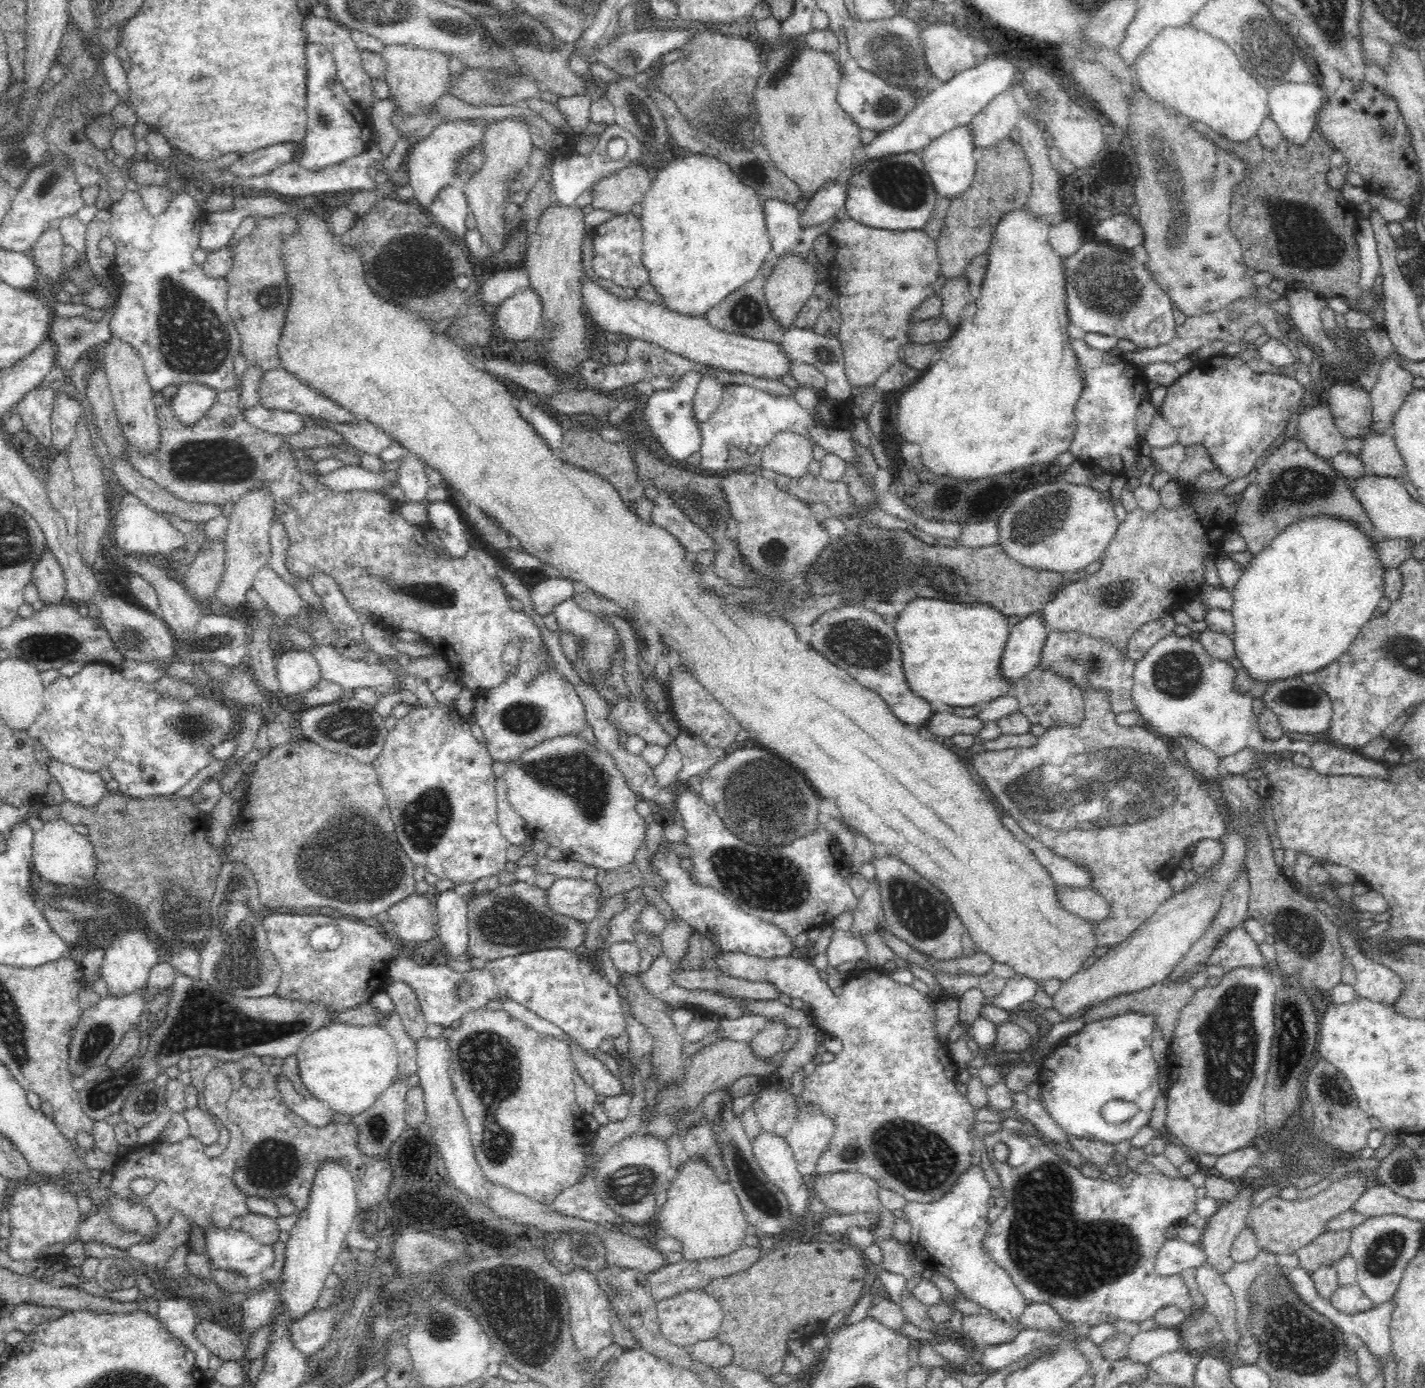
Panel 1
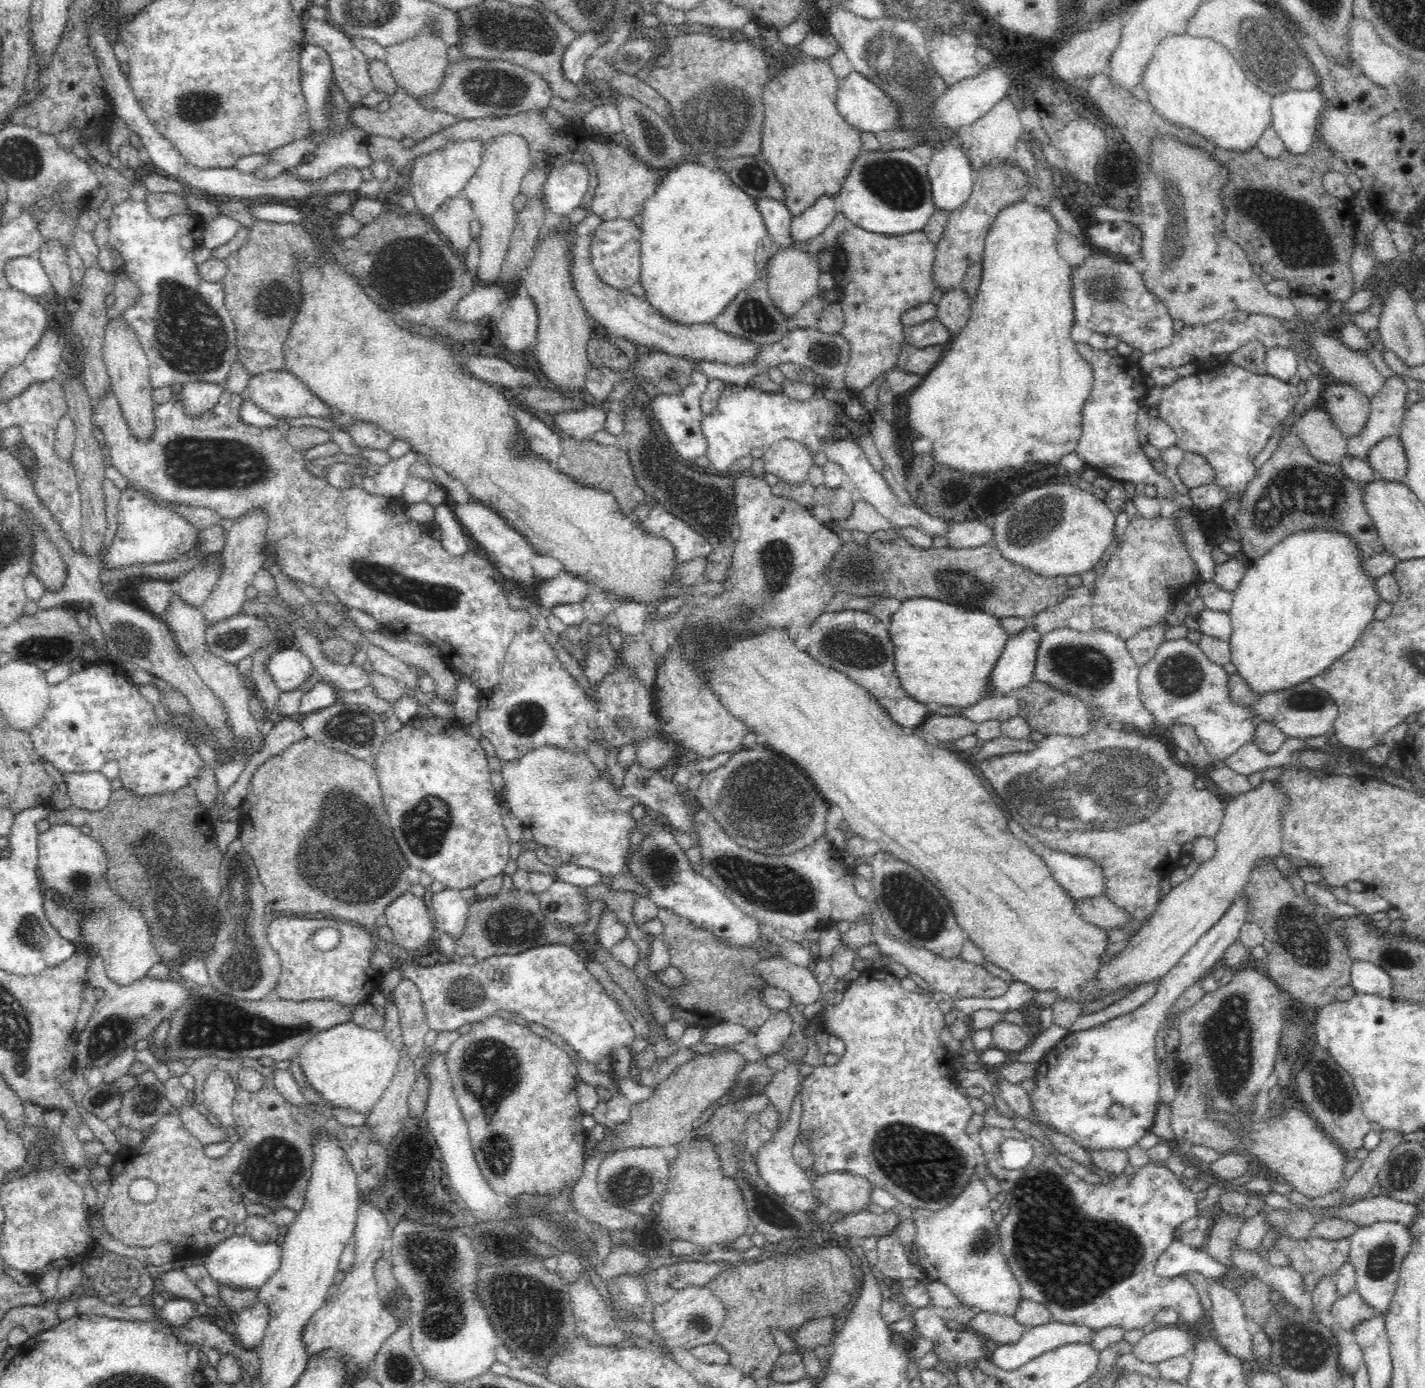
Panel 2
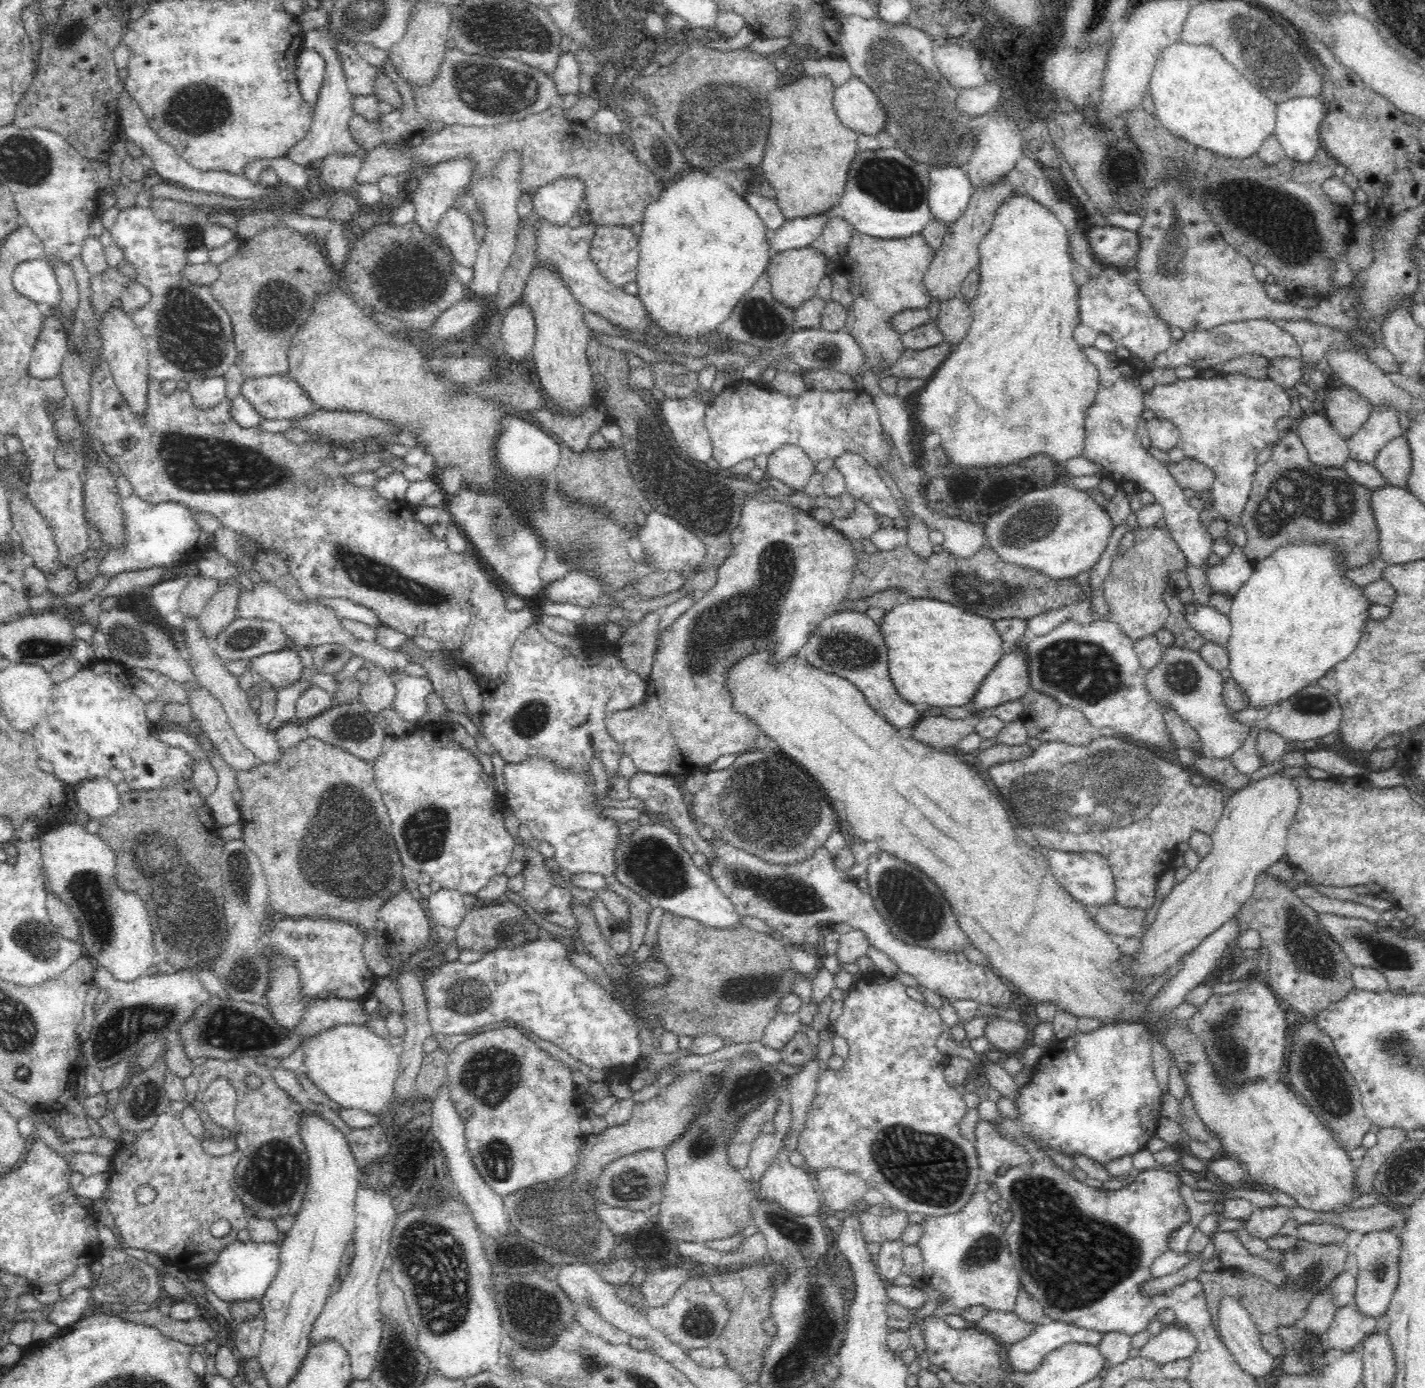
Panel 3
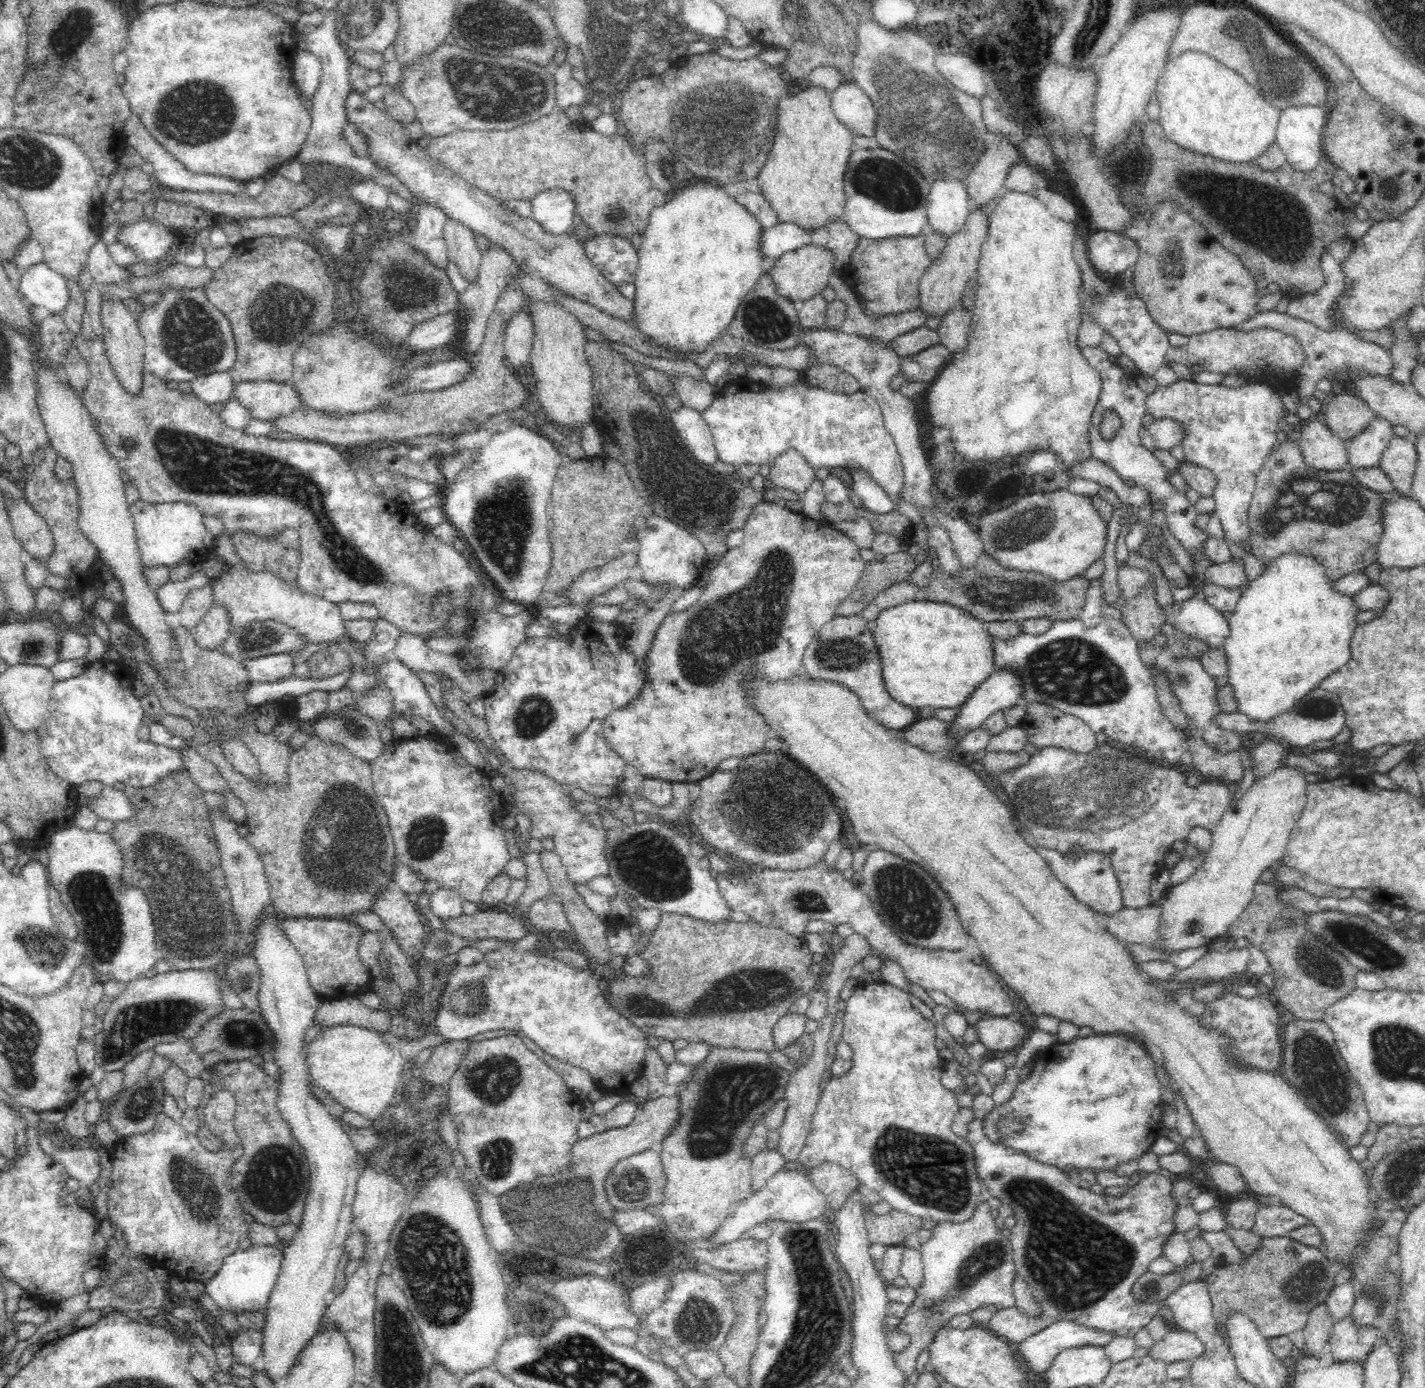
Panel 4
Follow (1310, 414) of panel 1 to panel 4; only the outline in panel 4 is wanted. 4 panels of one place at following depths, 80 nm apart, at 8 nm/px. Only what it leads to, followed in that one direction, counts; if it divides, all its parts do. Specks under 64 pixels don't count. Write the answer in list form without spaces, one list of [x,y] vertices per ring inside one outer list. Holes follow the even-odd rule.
[[[1313,416],[1301,422],[1296,435],[1302,456],[1310,468],[1316,470],[1343,470],[1347,464],[1347,441],[1336,436],[1321,417]]]

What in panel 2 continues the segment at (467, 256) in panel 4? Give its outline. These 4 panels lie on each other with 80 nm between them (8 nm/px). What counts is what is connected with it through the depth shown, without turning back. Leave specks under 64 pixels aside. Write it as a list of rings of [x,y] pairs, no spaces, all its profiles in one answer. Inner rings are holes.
[[[460,194],[448,198],[430,221],[435,231],[442,236],[453,248],[456,254],[465,259],[470,243],[473,241],[470,221],[474,218],[473,208],[466,196]]]

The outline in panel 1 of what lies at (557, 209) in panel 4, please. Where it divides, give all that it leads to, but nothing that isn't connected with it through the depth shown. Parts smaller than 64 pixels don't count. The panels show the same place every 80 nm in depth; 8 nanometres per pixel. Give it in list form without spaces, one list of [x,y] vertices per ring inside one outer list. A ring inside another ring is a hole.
[[[612,124],[612,126],[608,126],[602,131],[597,145],[588,156],[582,156],[578,153],[557,155],[551,167],[551,183],[557,204],[575,206],[576,199],[582,192],[586,192],[586,190],[592,189],[595,185],[599,185],[600,180],[606,178],[607,175],[616,174],[623,166],[634,162],[636,158],[642,156],[642,152],[647,151],[653,153],[654,156],[658,155],[653,150],[649,150],[649,146],[639,144],[639,140],[633,134],[630,134],[630,131],[624,130],[618,124]],[[612,138],[622,138],[622,140],[627,142],[627,151],[620,160],[612,160],[607,154],[607,144]]]

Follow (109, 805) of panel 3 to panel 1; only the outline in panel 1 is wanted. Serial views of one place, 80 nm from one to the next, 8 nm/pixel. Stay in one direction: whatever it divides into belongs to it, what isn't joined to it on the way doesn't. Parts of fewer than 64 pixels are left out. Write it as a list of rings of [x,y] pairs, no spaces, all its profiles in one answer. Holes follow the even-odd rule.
[[[50,758],[46,772],[53,783],[60,785],[66,800],[82,806],[96,806],[108,794],[106,782],[99,772],[83,772]]]

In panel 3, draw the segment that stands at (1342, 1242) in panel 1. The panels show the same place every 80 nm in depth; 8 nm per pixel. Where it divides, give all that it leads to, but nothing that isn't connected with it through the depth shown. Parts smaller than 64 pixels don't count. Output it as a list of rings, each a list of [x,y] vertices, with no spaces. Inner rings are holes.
[[[1272,1236],[1265,1241],[1272,1250],[1283,1252],[1278,1268],[1286,1270],[1285,1289],[1280,1289],[1268,1280],[1250,1272],[1238,1272],[1229,1268],[1225,1272],[1202,1272],[1198,1282],[1202,1283],[1206,1293],[1206,1304],[1213,1318],[1218,1314],[1220,1298],[1231,1296],[1235,1298],[1256,1323],[1260,1335],[1276,1334],[1279,1327],[1294,1327],[1306,1313],[1310,1300],[1314,1294],[1329,1287],[1343,1271],[1346,1271],[1346,1259],[1349,1254],[1348,1247],[1342,1245],[1318,1245],[1306,1242],[1292,1236]]]

